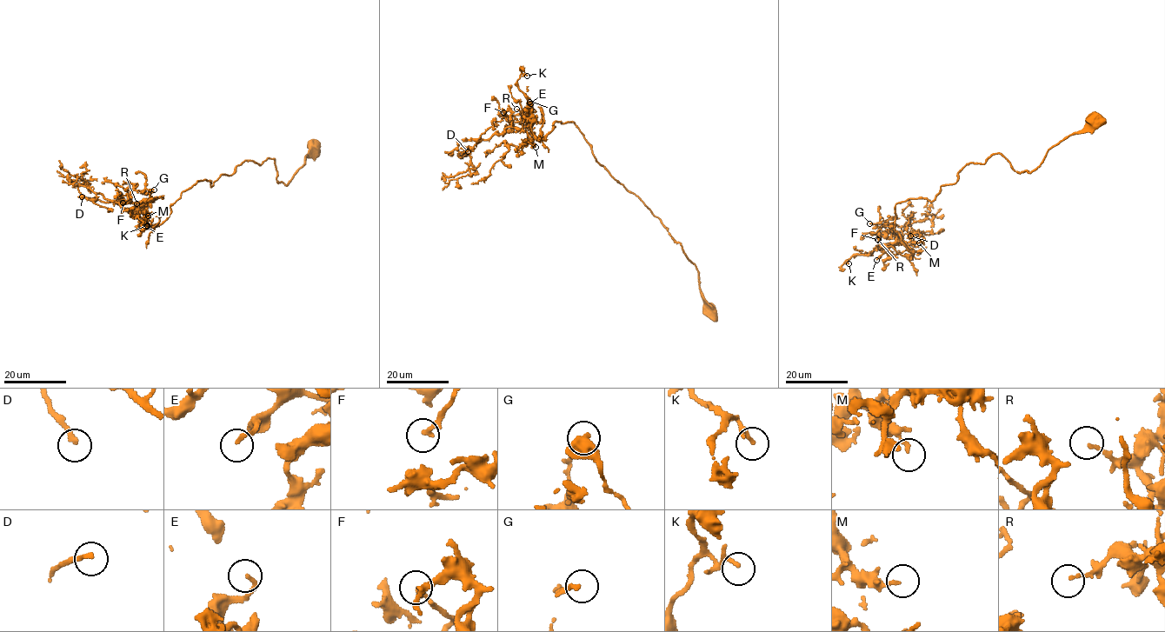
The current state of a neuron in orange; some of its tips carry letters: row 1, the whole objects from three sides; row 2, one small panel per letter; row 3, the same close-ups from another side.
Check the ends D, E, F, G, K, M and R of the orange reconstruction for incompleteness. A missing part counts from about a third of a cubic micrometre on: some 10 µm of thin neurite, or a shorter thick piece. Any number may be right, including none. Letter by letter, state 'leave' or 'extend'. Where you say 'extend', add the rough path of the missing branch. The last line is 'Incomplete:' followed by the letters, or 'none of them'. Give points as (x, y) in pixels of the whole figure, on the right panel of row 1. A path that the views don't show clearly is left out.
D: leave
E: extend | (876, 260), (862, 271)
F: leave
G: leave
K: leave
M: leave
R: leave
Incomplete: E

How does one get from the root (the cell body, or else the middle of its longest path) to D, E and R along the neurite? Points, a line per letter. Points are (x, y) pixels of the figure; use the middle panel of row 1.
D: (710, 311), (680, 243), (599, 164), (573, 122), (555, 121), (542, 138), (508, 127), (468, 151)
E: (710, 311), (696, 268), (662, 221), (599, 164), (573, 122), (555, 121), (543, 137), (534, 136), (530, 103)
R: (710, 311), (680, 243), (599, 164), (573, 122), (555, 121), (536, 138), (516, 109)

